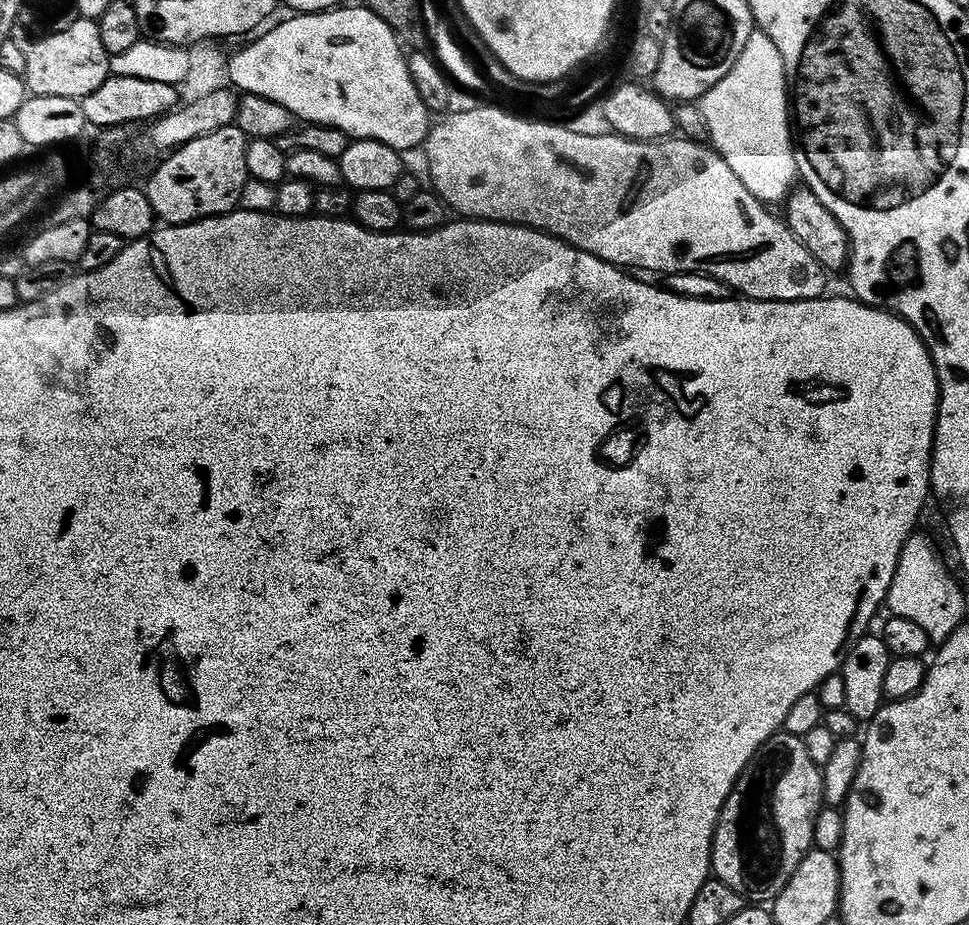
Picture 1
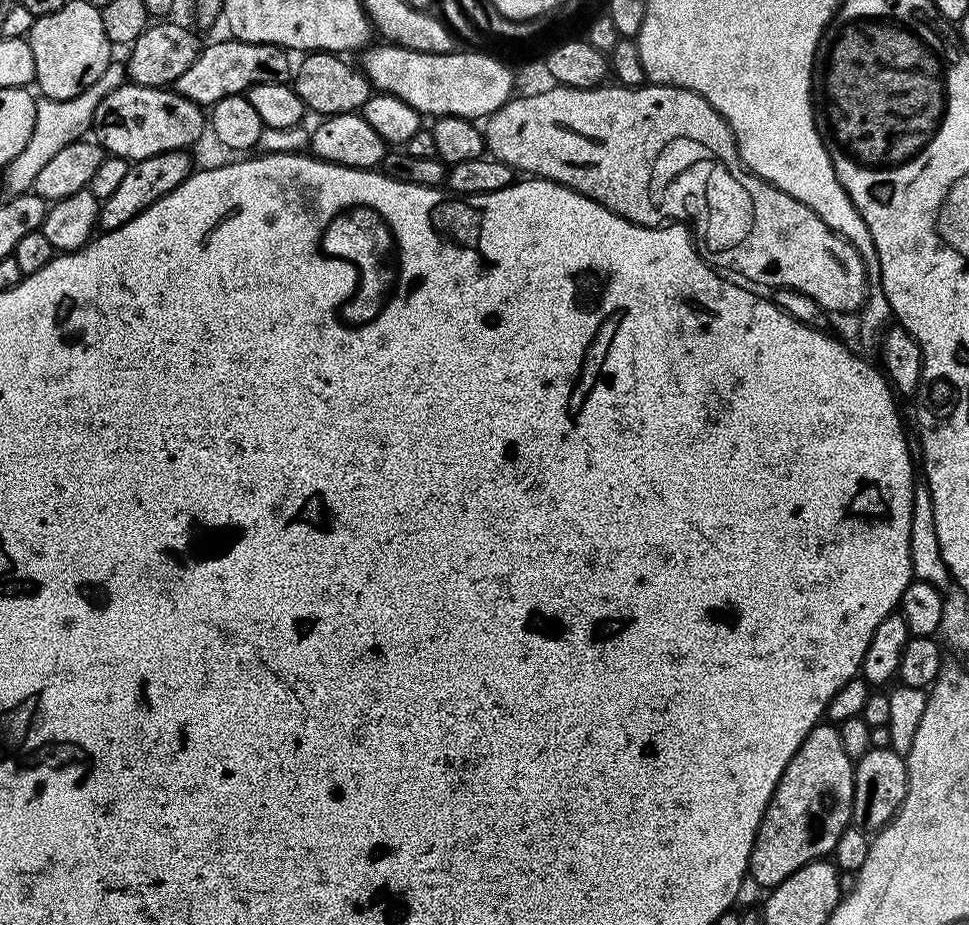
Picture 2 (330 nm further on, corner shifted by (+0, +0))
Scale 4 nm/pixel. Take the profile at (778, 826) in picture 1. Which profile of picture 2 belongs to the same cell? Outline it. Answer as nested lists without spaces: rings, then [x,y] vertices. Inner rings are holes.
[[[828,722],[817,724],[790,758],[766,806],[748,863],[751,879],[771,890],[811,860],[835,853],[842,830],[853,823],[855,779],[854,762],[842,750],[839,727]]]

